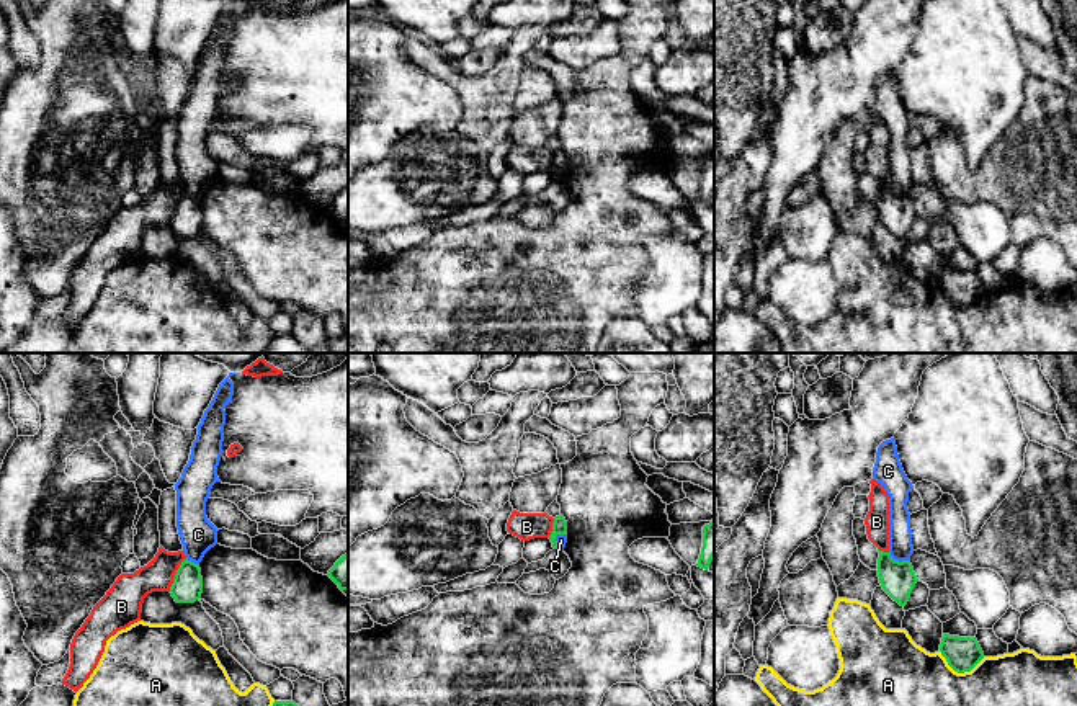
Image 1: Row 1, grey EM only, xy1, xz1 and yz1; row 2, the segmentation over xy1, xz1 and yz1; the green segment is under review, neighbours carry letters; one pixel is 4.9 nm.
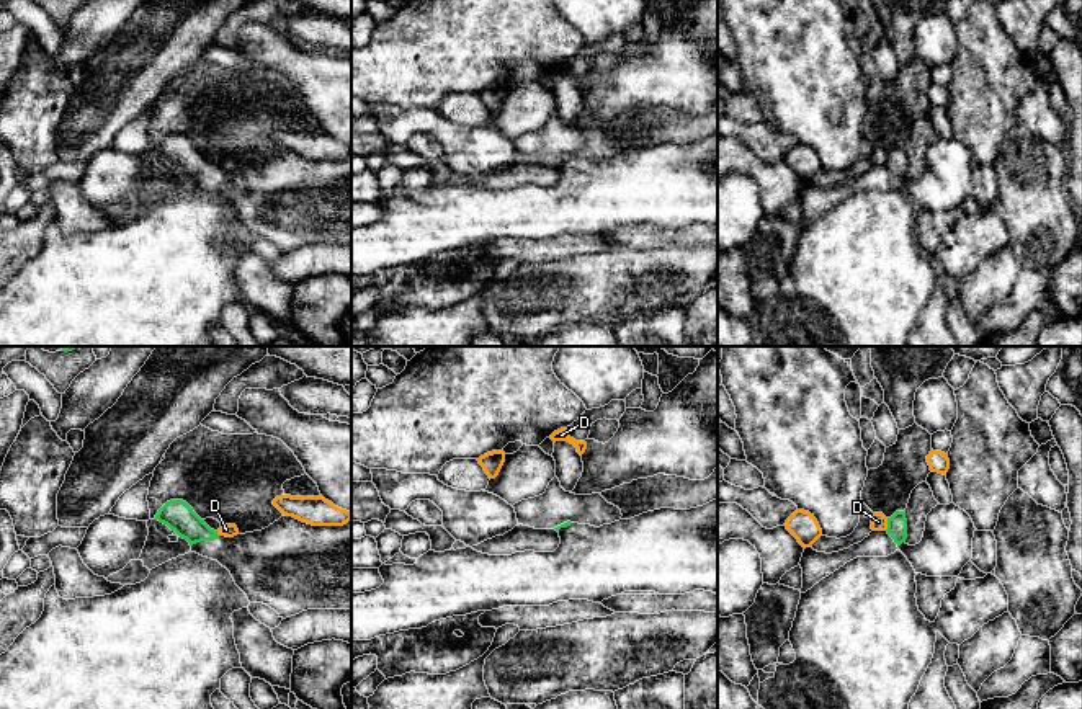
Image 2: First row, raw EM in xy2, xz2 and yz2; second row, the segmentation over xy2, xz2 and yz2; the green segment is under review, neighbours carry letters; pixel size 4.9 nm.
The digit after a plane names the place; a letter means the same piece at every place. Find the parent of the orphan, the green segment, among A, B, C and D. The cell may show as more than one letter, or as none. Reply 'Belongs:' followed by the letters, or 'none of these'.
Belongs: none of these

